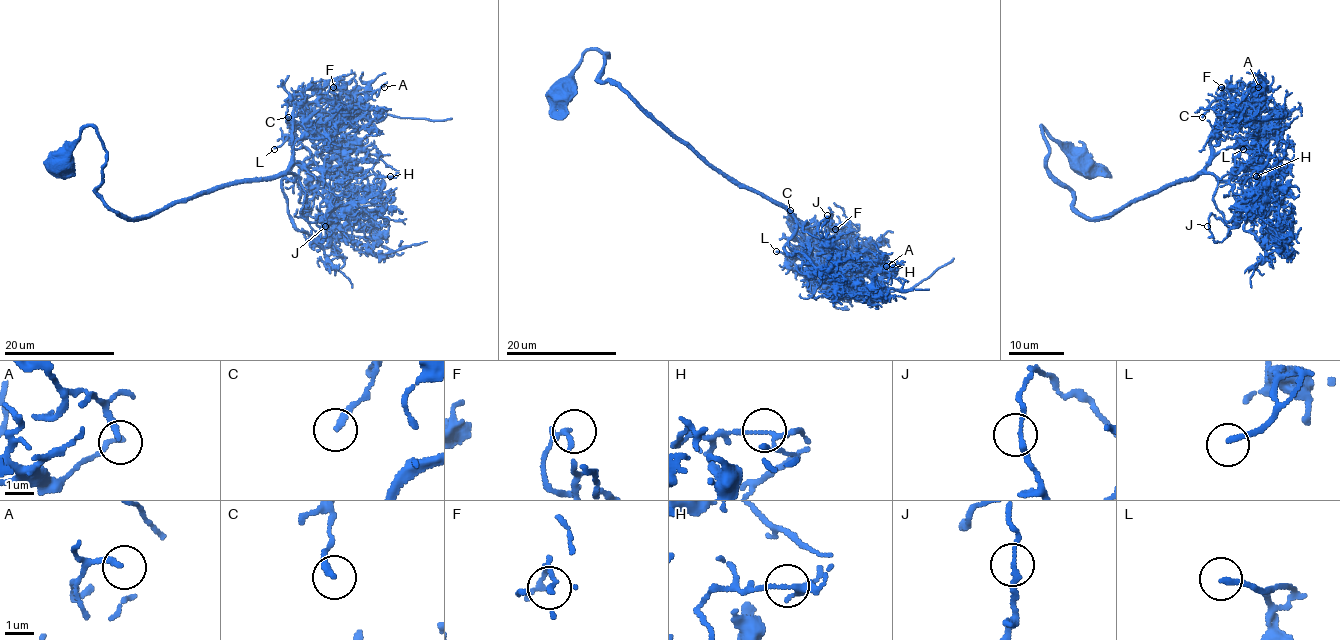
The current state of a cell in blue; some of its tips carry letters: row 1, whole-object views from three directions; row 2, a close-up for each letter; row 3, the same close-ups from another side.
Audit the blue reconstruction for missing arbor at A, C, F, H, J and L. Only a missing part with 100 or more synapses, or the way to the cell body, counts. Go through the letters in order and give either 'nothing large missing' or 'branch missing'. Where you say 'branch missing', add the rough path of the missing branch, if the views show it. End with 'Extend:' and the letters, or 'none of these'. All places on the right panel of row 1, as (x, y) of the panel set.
A: nothing large missing
C: nothing large missing
F: nothing large missing
H: nothing large missing
J: nothing large missing
L: nothing large missing
Extend: none of these

